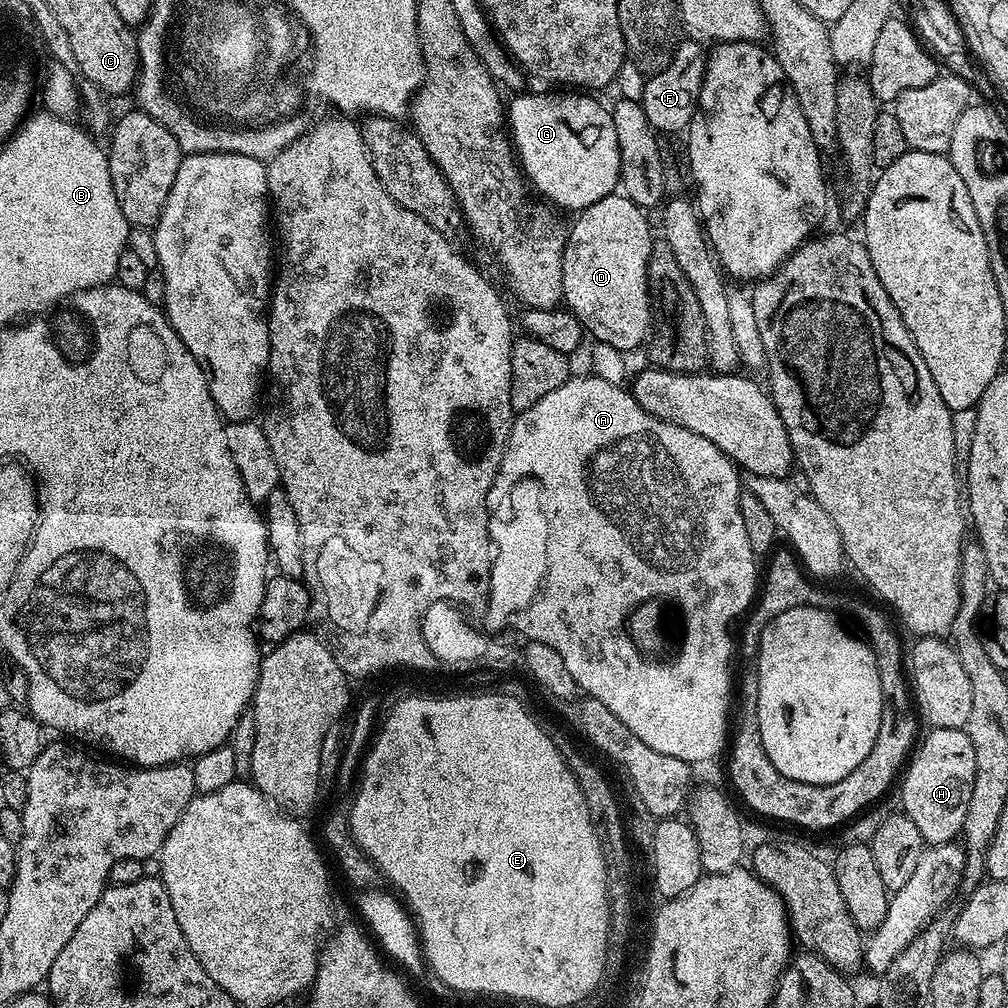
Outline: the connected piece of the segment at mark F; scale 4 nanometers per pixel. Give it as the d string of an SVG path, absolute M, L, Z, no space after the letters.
M681 39L677 43L674 58L670 62L670 66L666 66L666 70L647 77L644 81L644 89L639 100L640 105L642 110L646 110L646 118L650 118L652 127L660 134L665 134L664 132L683 133L694 118L700 102L700 87L704 81L706 48L703 48L705 45L699 39L688 39L692 40Z

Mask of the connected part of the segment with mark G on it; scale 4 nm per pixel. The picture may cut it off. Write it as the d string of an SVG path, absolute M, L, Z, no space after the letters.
M516 94L511 101L506 104L506 128L510 133L512 147L516 153L516 159L531 187L547 203L555 206L557 209L563 210L565 213L579 214L588 208L594 202L598 202L602 198L613 195L617 191L620 183L620 155L618 154L618 134L614 134L614 122L612 121L611 111L607 107L603 108L598 101L595 100L595 95L592 94L572 94L576 96L520 96L524 94Z

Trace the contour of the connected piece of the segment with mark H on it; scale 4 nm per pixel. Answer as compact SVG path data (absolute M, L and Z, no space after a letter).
M934 728L927 734L903 769L898 784L900 807L918 826L925 845L950 844L963 833L970 790L974 790L974 746L964 728Z

